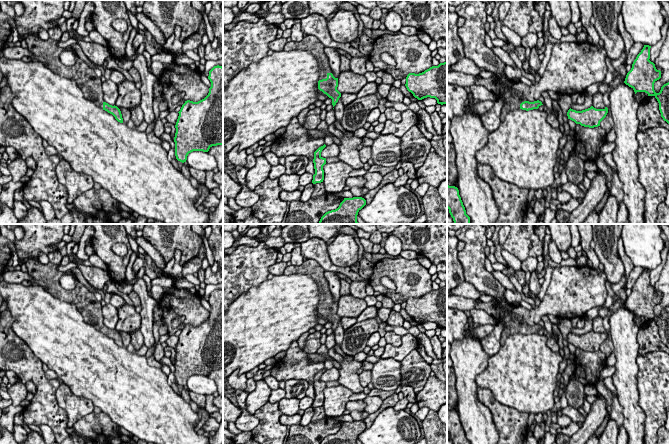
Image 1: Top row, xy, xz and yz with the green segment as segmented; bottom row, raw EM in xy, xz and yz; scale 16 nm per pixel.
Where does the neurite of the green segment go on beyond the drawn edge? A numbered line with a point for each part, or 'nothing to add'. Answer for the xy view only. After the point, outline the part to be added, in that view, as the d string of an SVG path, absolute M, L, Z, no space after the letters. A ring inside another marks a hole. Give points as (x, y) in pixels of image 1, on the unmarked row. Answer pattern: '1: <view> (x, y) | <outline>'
1: xy (85, 301) | M29 258L25 264L28 274L33 279L43 281L46 284L44 288L46 291L61 301L74 304L85 322L103 333L101 302L76 278L72 271L61 272L58 270L59 265L50 262L42 264L34 258ZM66 274L72 275L76 280L76 287L72 290L66 290L60 284L60 278Z

